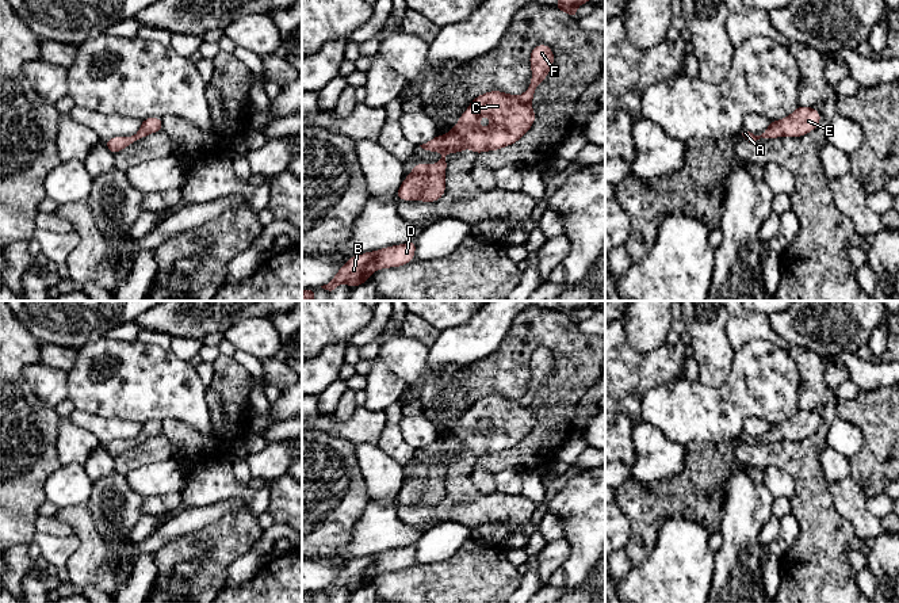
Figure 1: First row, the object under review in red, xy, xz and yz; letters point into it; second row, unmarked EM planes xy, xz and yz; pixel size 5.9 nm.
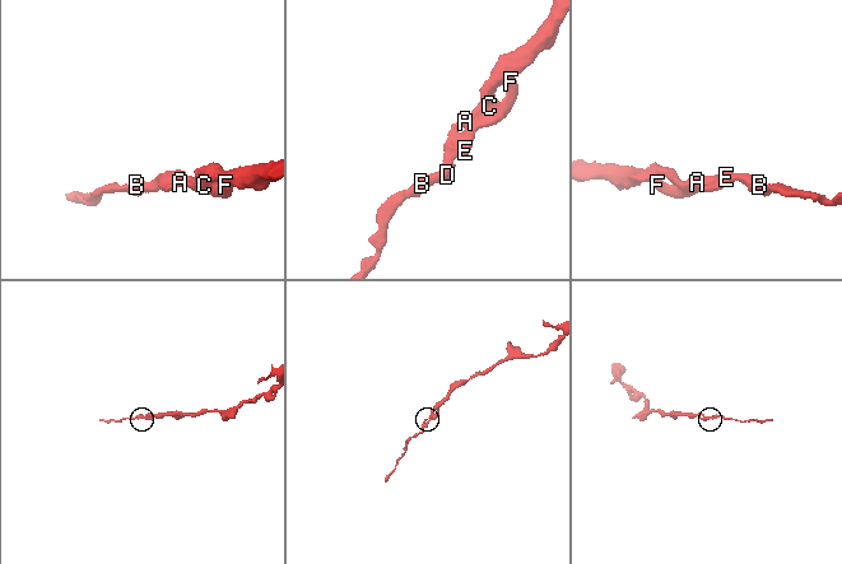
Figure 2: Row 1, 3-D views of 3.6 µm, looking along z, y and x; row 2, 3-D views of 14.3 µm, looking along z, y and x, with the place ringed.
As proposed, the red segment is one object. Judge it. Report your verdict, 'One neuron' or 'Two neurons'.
One neuron

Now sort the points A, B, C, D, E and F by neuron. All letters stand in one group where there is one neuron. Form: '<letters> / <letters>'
A B C D E F

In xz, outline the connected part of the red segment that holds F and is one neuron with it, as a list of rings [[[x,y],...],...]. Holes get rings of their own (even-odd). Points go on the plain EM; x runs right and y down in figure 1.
[[[536,348],[529,360],[532,382],[529,392],[523,398],[509,398],[490,394],[471,404],[467,413],[459,420],[456,430],[445,439],[420,449],[429,455],[441,455],[437,467],[416,467],[398,492],[397,501],[402,504],[439,504],[445,496],[447,458],[459,457],[466,451],[474,457],[498,454],[517,446],[528,436],[535,425],[531,405],[535,392],[552,373],[554,356],[547,348]],[[487,419],[490,430],[482,432],[479,421]]]

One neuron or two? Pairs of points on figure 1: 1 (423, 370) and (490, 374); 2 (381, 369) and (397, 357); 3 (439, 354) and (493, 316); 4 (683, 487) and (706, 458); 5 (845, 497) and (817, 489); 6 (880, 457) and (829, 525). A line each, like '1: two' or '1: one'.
1: two
2: two
3: one
4: one
5: two
6: two

